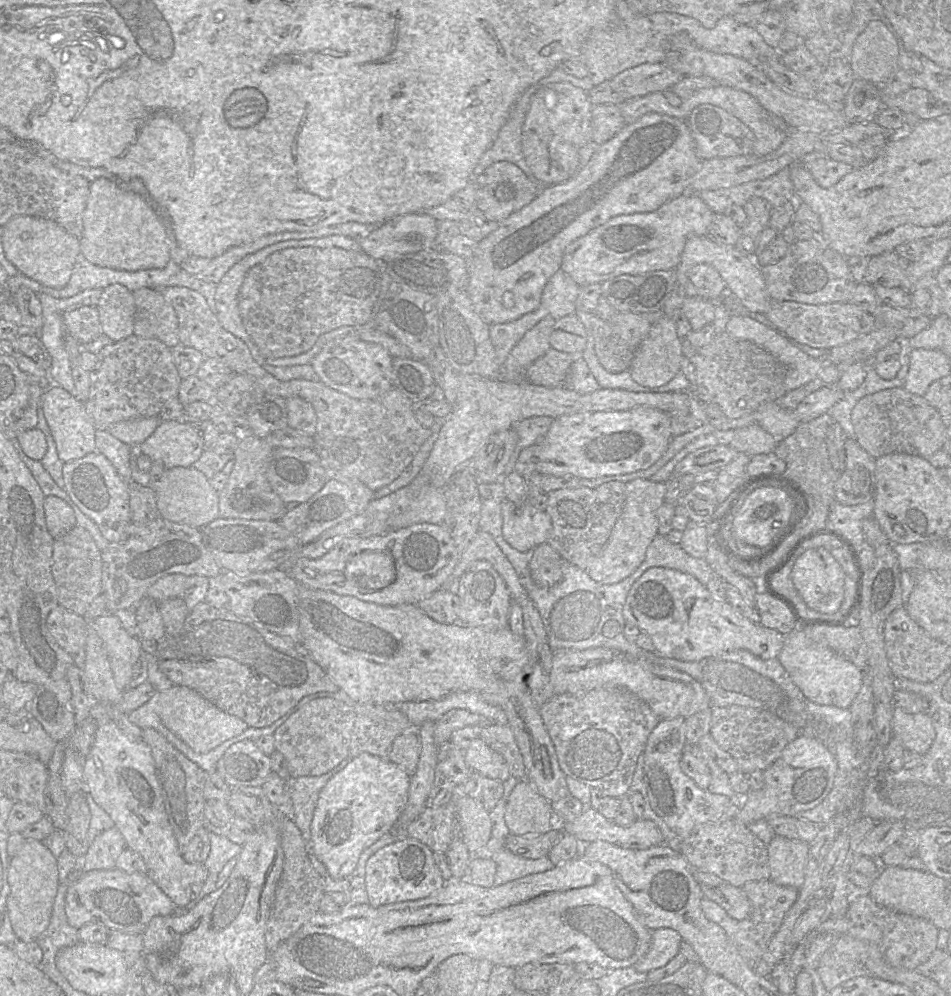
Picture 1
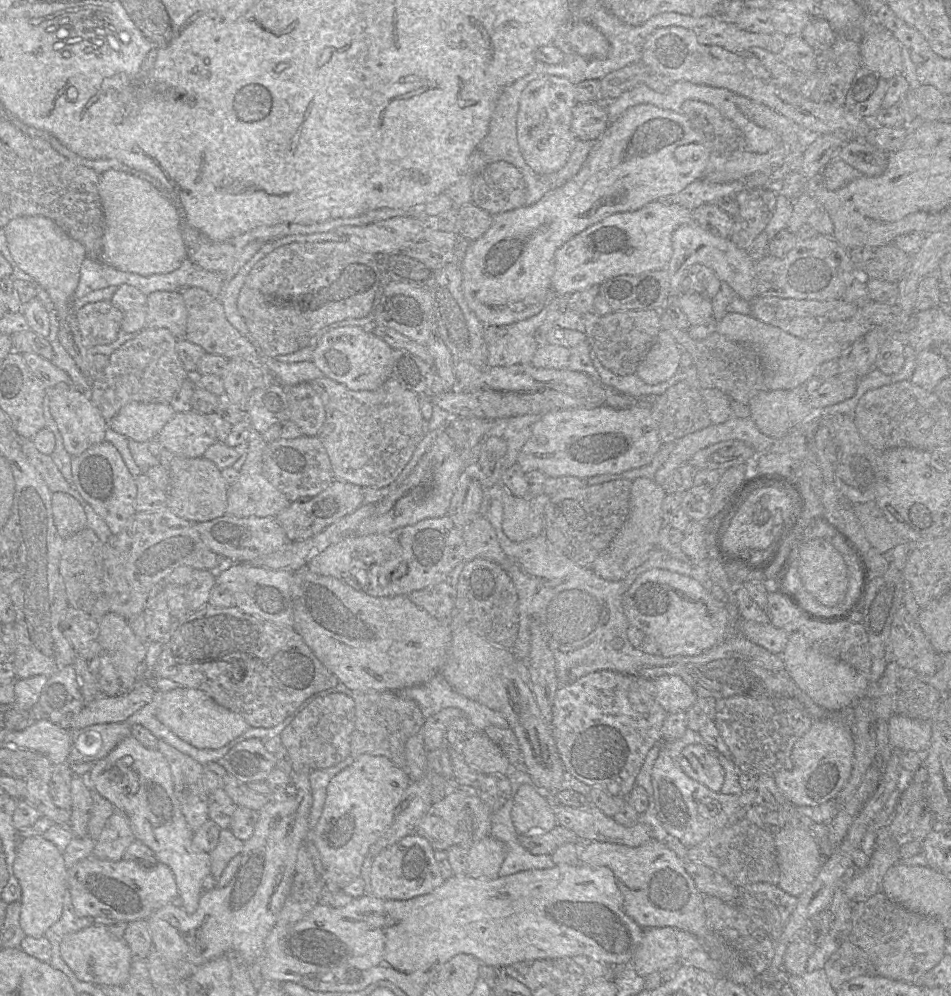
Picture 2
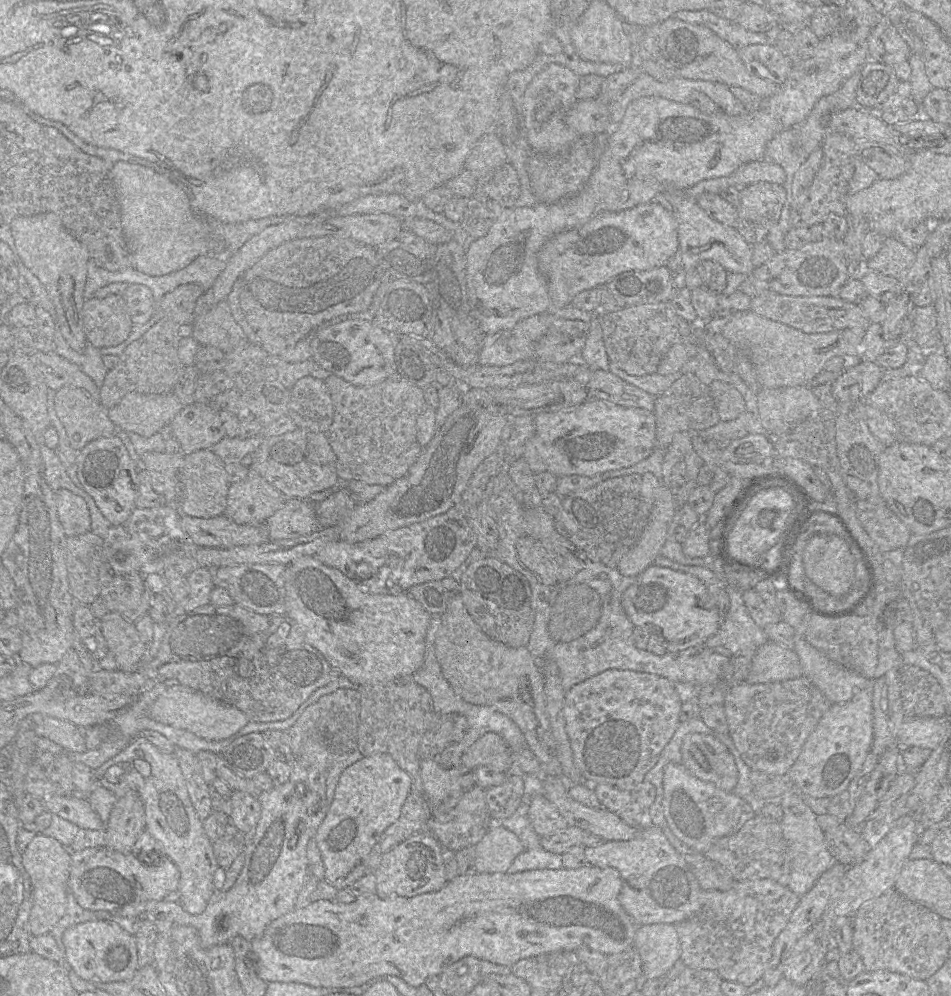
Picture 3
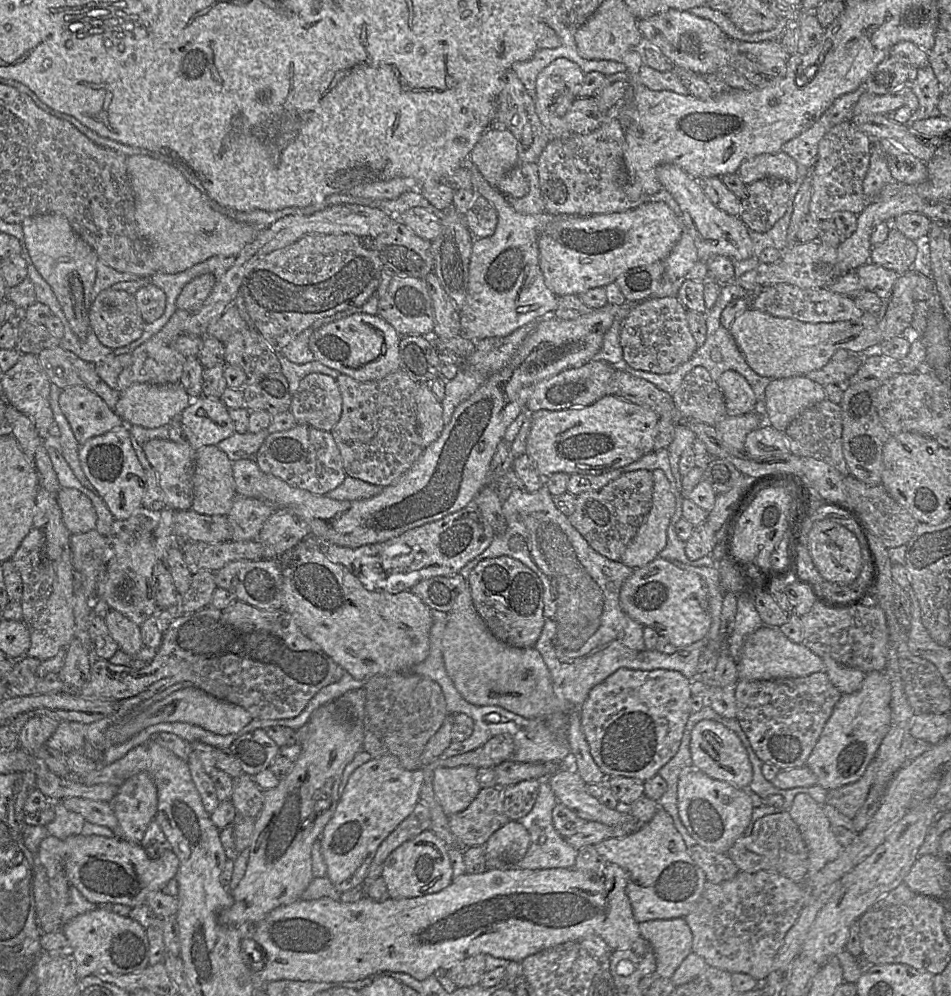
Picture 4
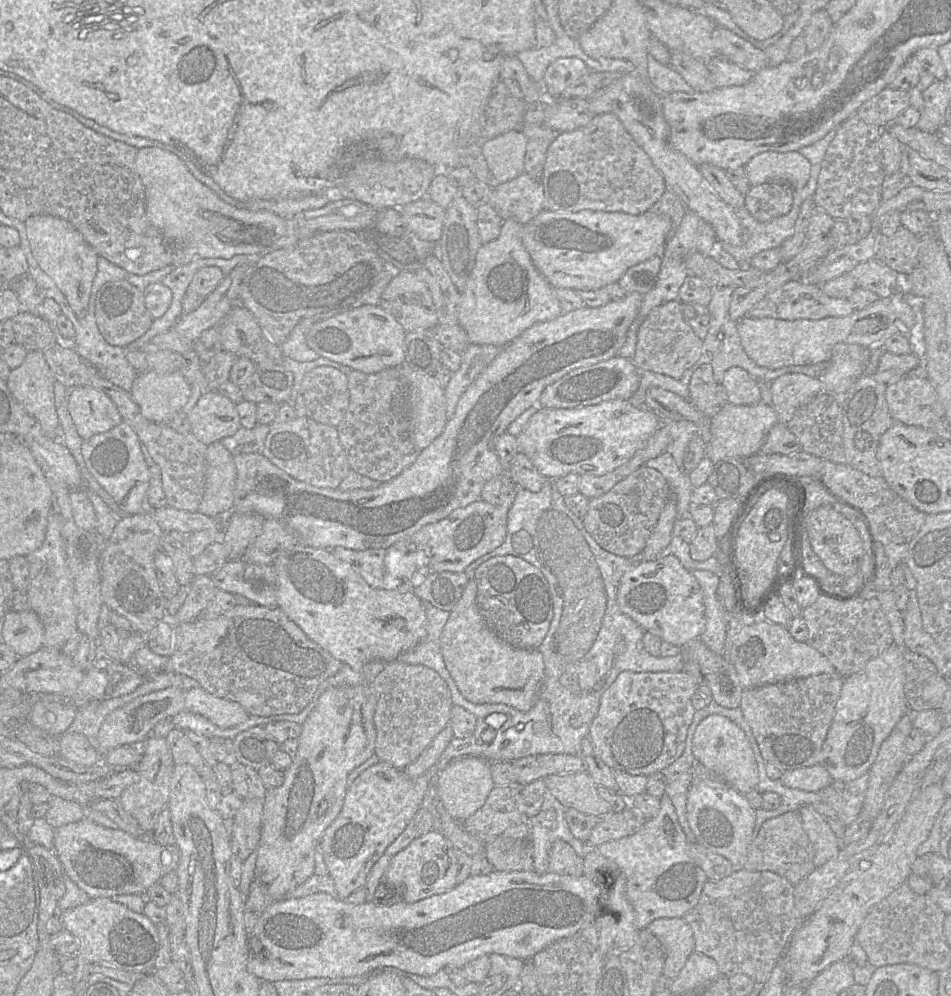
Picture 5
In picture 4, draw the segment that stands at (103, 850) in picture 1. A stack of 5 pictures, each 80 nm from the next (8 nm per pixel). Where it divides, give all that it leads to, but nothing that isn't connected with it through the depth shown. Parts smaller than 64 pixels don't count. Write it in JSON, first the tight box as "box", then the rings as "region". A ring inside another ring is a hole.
{"box":[109,772,157,844],"region":[[[147,772],[128,778],[109,802],[118,820],[118,835],[139,844],[157,813],[157,788]]]}

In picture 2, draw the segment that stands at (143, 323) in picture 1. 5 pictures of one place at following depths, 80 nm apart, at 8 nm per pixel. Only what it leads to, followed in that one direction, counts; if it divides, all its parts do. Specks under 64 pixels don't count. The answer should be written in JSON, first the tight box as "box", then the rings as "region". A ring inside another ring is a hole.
{"box":[145,291,187,340],"region":[[[156,291],[147,295],[145,329],[168,329],[178,340],[185,337],[187,309],[181,291]]]}

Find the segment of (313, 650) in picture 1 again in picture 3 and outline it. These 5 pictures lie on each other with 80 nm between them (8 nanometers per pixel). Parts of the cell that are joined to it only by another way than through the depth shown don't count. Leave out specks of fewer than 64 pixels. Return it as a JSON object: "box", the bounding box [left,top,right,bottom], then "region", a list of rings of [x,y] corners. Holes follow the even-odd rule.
{"box":[285,556,431,686],"region":[[[314,556],[299,558],[285,567],[285,614],[300,627],[306,641],[313,648],[317,649],[332,667],[337,669],[341,675],[347,677],[352,683],[362,686],[387,684],[397,682],[398,680],[411,679],[411,675],[423,665],[426,651],[426,634],[430,625],[431,614],[429,614],[422,605],[414,600],[408,593],[384,595],[363,592],[353,580],[346,577],[339,570],[322,564]]]}

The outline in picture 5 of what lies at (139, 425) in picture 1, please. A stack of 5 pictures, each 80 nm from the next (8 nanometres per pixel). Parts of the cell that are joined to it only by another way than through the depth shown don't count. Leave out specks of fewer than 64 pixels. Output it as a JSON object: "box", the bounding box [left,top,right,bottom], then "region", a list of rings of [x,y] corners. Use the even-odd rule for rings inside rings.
{"box":[129,370,192,423],"region":[[[180,370],[168,374],[145,371],[139,373],[129,392],[146,419],[167,423],[173,414],[184,409],[192,386]]]}

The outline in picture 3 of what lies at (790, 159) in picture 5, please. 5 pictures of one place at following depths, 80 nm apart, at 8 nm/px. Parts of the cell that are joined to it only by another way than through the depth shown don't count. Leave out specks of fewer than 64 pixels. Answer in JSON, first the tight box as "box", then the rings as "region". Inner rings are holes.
{"box":[734,159,786,187],"region":[[[760,159],[742,165],[734,173],[735,183],[746,187],[758,182],[784,184],[786,173],[782,166],[767,159]]]}

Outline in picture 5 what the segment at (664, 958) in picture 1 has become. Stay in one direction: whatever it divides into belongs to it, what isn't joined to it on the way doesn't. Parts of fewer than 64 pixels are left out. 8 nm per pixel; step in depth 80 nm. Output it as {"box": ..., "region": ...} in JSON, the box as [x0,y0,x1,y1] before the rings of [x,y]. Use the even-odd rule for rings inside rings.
{"box":[646,918,695,980],"region":[[[661,918],[646,928],[665,950],[663,976],[674,980],[695,951],[693,930],[684,918]]]}

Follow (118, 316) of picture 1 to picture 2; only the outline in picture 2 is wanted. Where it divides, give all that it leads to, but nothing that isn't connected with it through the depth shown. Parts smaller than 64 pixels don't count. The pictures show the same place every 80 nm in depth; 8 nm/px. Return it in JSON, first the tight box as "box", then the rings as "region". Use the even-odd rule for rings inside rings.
{"box":[110,284,147,333],"region":[[[123,284],[110,301],[122,313],[122,332],[140,333],[145,329],[147,295],[133,286]]]}

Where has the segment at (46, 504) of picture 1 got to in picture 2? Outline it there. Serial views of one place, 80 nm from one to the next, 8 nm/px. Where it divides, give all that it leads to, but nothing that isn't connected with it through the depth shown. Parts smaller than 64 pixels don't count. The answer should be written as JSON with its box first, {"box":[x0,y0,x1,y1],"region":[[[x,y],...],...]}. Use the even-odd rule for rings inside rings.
{"box":[51,493,87,539],"region":[[[54,493],[51,499],[53,520],[64,539],[87,528],[87,516],[83,506],[67,493]]]}

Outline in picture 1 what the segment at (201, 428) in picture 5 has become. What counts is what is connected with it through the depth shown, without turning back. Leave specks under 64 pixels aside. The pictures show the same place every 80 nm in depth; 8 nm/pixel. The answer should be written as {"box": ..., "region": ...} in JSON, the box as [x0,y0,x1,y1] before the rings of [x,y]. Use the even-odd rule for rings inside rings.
{"box":[135,420,206,469],"region":[[[184,420],[162,422],[151,436],[135,448],[135,451],[148,456],[154,463],[161,463],[166,469],[190,467],[204,450],[206,449],[199,428]]]}

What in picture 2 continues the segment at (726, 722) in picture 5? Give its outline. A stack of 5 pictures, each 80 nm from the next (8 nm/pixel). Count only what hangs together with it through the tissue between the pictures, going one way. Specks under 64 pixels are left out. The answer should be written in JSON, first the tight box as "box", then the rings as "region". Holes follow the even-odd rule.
{"box":[678,744,725,791],"region":[[[690,744],[682,750],[678,764],[693,780],[712,791],[720,791],[725,772],[720,764],[719,754],[714,748],[701,744]]]}

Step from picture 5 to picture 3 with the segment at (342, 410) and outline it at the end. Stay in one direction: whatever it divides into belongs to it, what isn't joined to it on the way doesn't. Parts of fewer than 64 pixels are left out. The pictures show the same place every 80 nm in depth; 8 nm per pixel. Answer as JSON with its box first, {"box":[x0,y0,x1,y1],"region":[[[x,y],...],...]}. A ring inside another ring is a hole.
{"box":[287,376,334,433],"region":[[[307,376],[290,389],[287,416],[297,428],[326,433],[333,422],[334,405],[323,380]]]}

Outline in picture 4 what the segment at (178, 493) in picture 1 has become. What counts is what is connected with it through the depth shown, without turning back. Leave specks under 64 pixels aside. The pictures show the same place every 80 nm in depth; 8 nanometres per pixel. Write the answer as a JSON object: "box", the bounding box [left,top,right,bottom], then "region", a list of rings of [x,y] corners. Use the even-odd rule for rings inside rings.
{"box":[192,445,236,516],"region":[[[217,445],[196,452],[192,510],[204,515],[226,516],[236,497],[232,461]]]}

